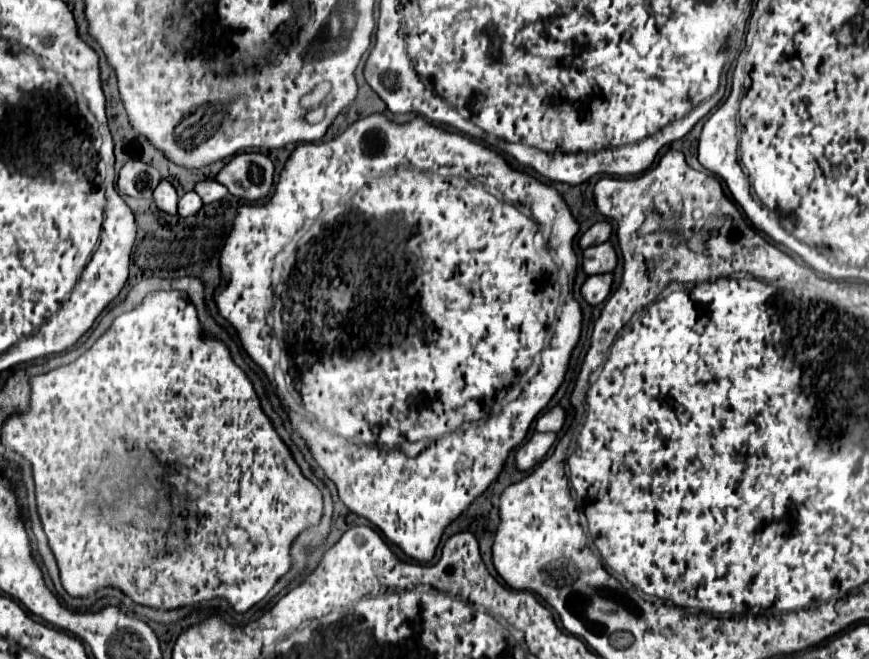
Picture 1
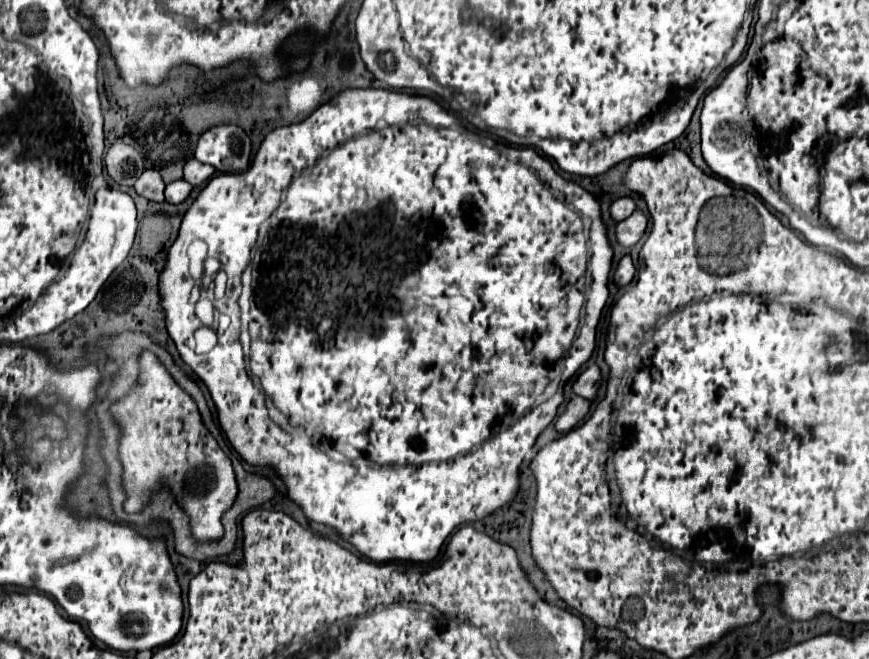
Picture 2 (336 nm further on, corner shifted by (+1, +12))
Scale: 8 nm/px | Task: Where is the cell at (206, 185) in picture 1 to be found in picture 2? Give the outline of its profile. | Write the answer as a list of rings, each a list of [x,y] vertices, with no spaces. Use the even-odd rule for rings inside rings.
[[[196,158],[188,160],[188,164],[184,166],[184,180],[188,180],[192,186],[200,186],[202,182],[206,182],[212,174],[214,174],[214,166],[210,164],[202,164]]]

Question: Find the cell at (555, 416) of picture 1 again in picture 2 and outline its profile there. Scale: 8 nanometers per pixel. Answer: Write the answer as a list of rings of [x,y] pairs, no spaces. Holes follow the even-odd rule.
[[[590,366],[576,378],[576,382],[572,384],[572,392],[586,398],[586,400],[594,400],[600,380],[602,380],[602,376],[600,376],[598,366]]]

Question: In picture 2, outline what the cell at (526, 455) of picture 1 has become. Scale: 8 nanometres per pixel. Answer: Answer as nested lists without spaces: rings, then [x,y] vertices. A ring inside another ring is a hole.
[[[574,396],[570,398],[566,410],[554,420],[554,430],[556,432],[570,432],[586,414],[588,414],[588,408],[590,408],[590,402],[580,398],[580,396]]]

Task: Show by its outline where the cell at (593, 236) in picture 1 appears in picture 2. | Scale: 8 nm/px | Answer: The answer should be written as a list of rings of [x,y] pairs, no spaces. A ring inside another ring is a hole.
[[[624,196],[624,198],[618,198],[612,206],[610,206],[610,216],[616,220],[616,222],[622,222],[626,220],[632,212],[634,212],[634,200],[630,196]]]

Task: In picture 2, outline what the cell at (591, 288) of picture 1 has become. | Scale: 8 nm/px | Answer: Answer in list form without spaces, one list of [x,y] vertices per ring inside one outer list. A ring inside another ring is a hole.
[[[624,256],[624,258],[618,262],[616,270],[614,270],[614,284],[616,284],[616,286],[626,286],[626,284],[630,284],[632,278],[634,278],[632,258],[630,258],[630,256]]]

